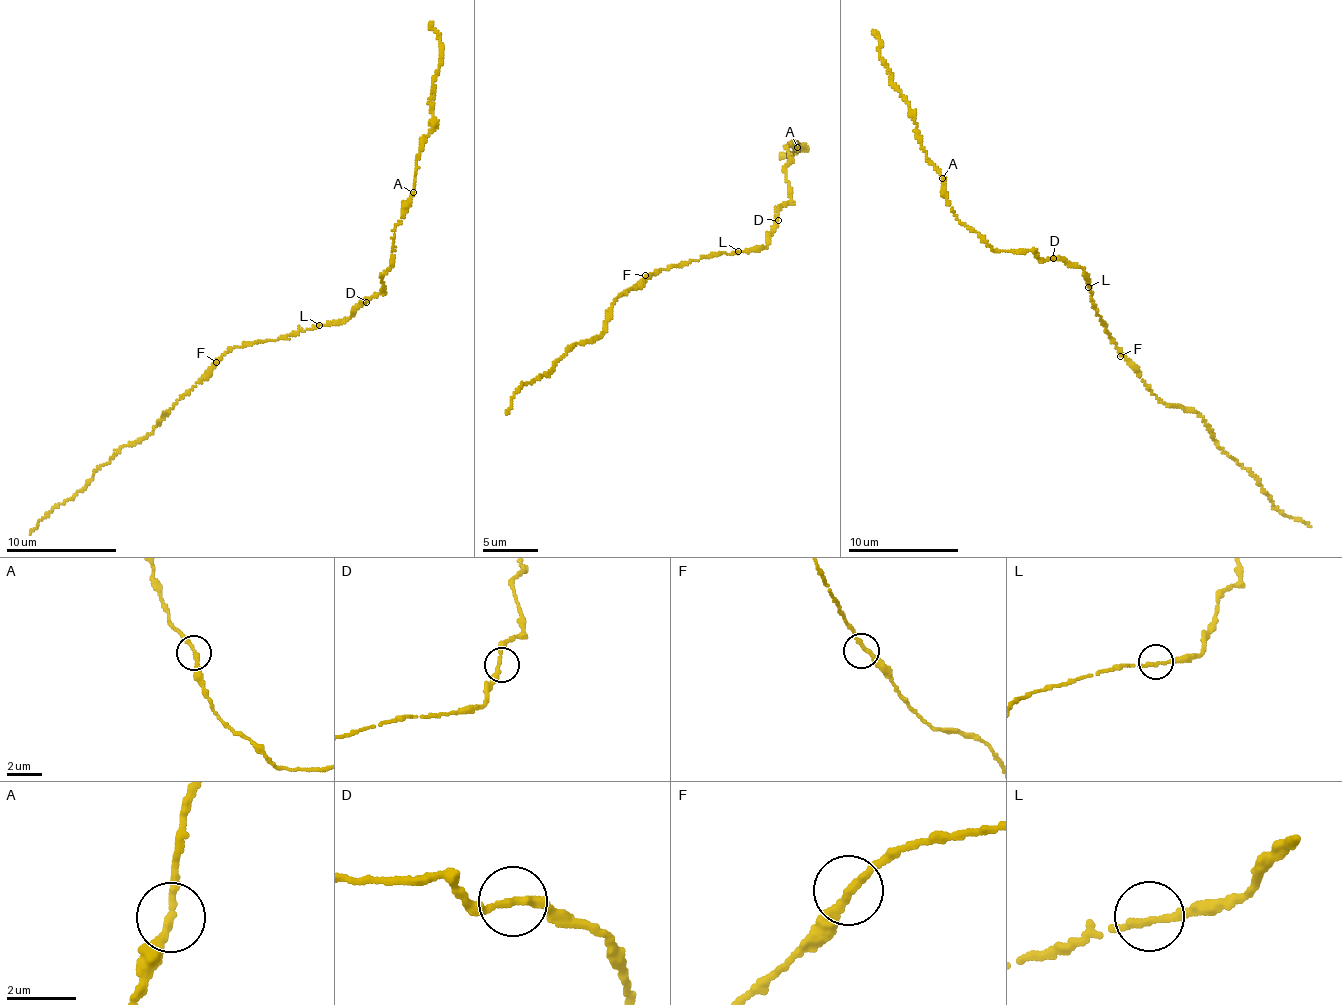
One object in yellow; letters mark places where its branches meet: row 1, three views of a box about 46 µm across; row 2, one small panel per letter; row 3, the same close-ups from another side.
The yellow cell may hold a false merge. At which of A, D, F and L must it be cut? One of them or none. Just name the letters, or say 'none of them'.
none of them

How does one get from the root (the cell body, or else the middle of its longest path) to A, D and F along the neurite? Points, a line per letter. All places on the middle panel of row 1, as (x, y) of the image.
A: (738, 253), (767, 246), (775, 215), (791, 199), (786, 147), (798, 148)
D: (738, 253), (759, 251), (767, 246), (767, 233), (778, 220)
F: (738, 253), (711, 253), (698, 260), (682, 262), (645, 275)

